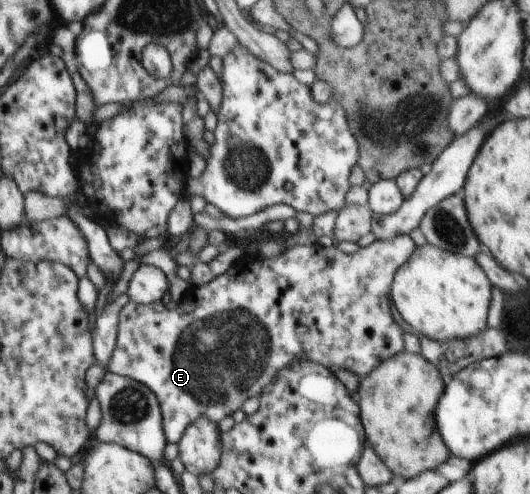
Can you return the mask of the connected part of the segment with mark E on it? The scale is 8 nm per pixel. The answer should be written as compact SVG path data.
M395 235L390 239L377 239L366 247L361 247L358 252L353 254L343 253L339 248L323 247L315 245L295 245L289 248L282 256L273 260L260 260L256 256L247 254L243 260L233 265L225 274L214 278L211 282L200 287L191 285L183 298L178 302L175 310L169 310L161 301L150 305L137 304L129 301L120 308L118 320L118 336L116 345L108 366L112 373L123 375L150 388L160 402L160 409L163 417L163 428L166 439L169 443L178 444L183 438L183 433L195 421L200 418L208 418L211 422L217 423L225 416L231 416L236 410L244 405L245 401L253 397L259 397L262 390L271 385L276 374L281 369L301 360L311 360L317 364L323 364L328 369L339 368L350 370L358 374L361 379L366 377L372 370L375 370L383 361L395 357L405 351L403 347L403 334L405 330L395 322L395 314L389 307L389 296L394 281L394 276L400 266L409 260L411 254L418 246L415 245L410 235Z

